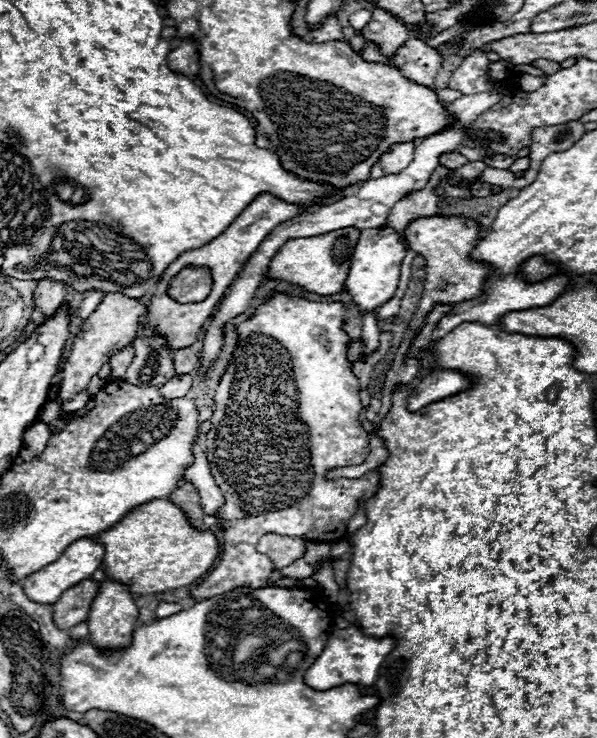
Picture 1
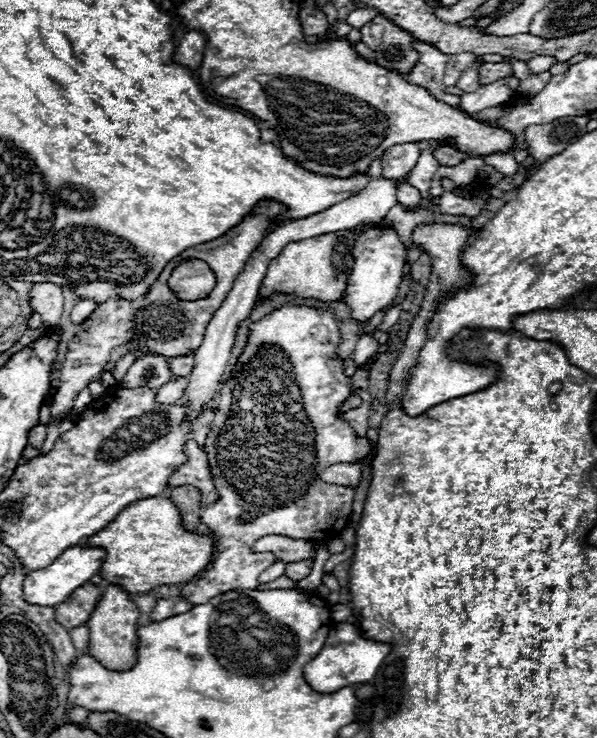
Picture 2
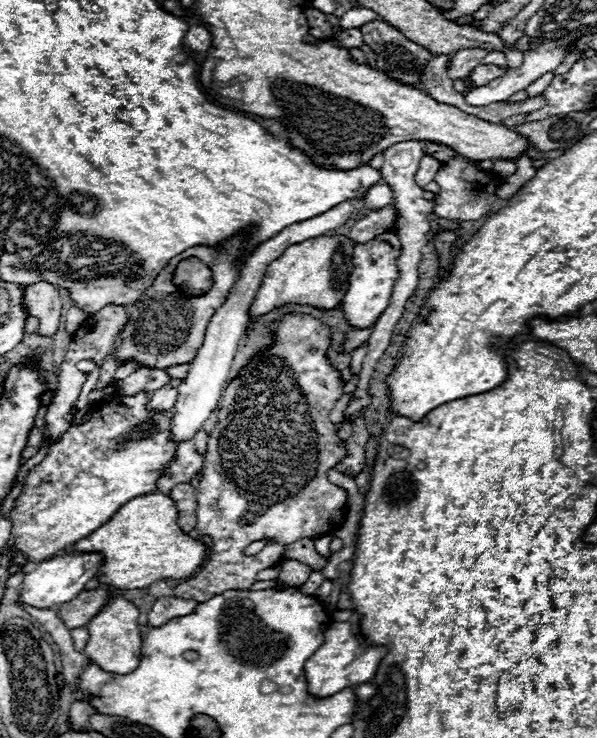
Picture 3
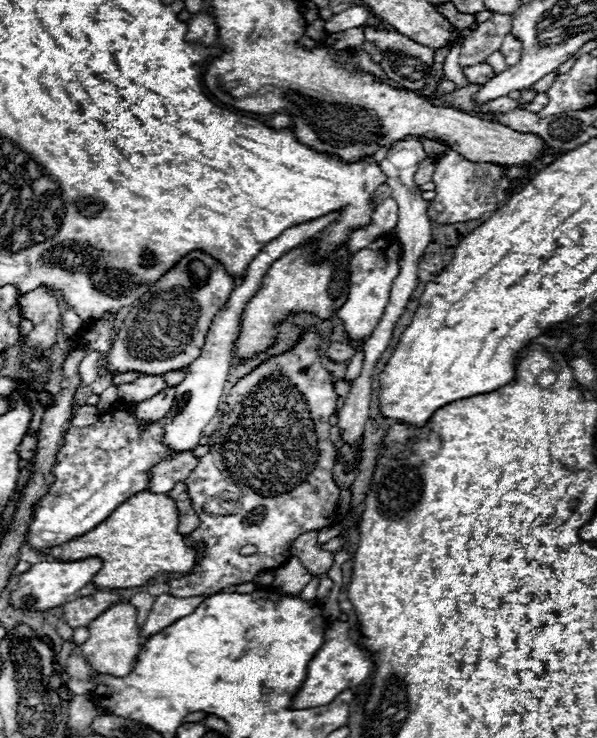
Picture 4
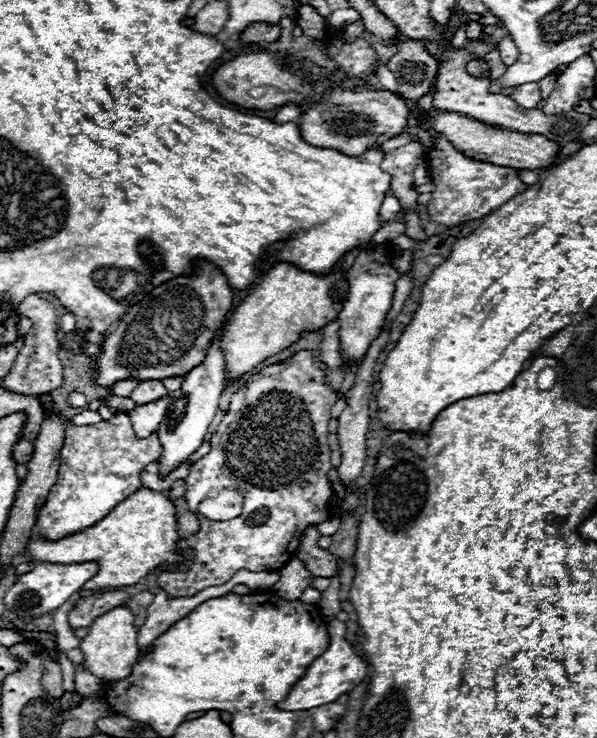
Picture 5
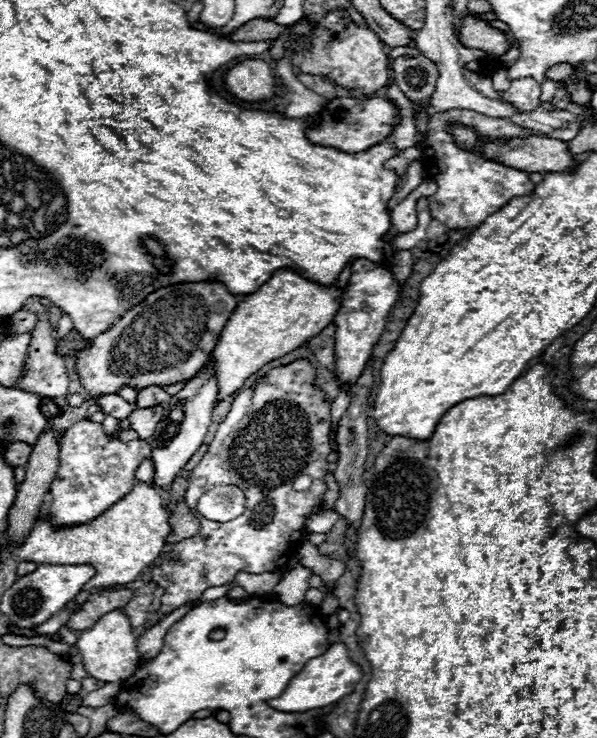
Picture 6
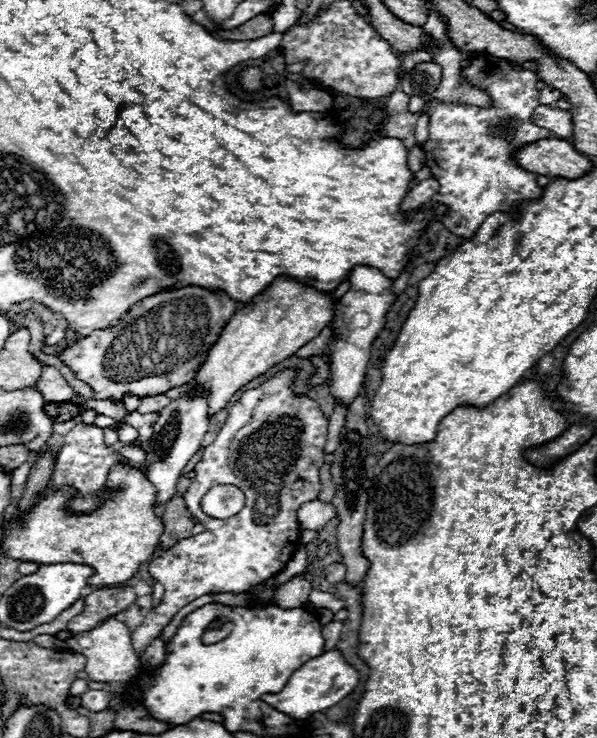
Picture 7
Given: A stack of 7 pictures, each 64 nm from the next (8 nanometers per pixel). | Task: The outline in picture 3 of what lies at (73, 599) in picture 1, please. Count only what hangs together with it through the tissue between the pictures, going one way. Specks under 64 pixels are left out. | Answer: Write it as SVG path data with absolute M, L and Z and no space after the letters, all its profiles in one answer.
M102 588L96 590L82 590L72 602L58 606L58 616L66 624L66 628L80 628L86 626L98 610L108 602L108 592Z

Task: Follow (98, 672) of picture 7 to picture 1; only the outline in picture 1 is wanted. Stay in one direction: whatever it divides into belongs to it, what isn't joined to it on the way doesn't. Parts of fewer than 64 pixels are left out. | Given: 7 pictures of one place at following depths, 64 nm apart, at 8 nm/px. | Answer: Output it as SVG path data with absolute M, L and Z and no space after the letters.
M106 580L100 584L100 590L90 606L90 614L86 620L88 628L90 628L90 640L100 648L110 648L110 650L124 648L132 640L132 632L136 628L136 618L138 618L138 608L134 604L130 588L126 584Z

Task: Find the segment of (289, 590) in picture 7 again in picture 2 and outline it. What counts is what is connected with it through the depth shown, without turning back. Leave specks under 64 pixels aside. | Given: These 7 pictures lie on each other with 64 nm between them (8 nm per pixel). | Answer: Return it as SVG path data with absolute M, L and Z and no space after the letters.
M302 560L302 562L292 562L292 564L286 564L286 576L292 578L292 580L302 580L310 574L312 570L312 560Z

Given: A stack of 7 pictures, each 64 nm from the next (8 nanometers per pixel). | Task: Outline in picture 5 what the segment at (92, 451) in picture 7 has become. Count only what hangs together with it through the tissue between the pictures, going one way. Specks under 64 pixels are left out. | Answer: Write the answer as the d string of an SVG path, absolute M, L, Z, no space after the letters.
M114 414L110 420L92 426L68 426L60 450L58 480L50 488L34 524L38 538L56 542L100 522L116 504L142 488L140 472L150 462L158 462L160 454L158 434L136 438L128 414Z

